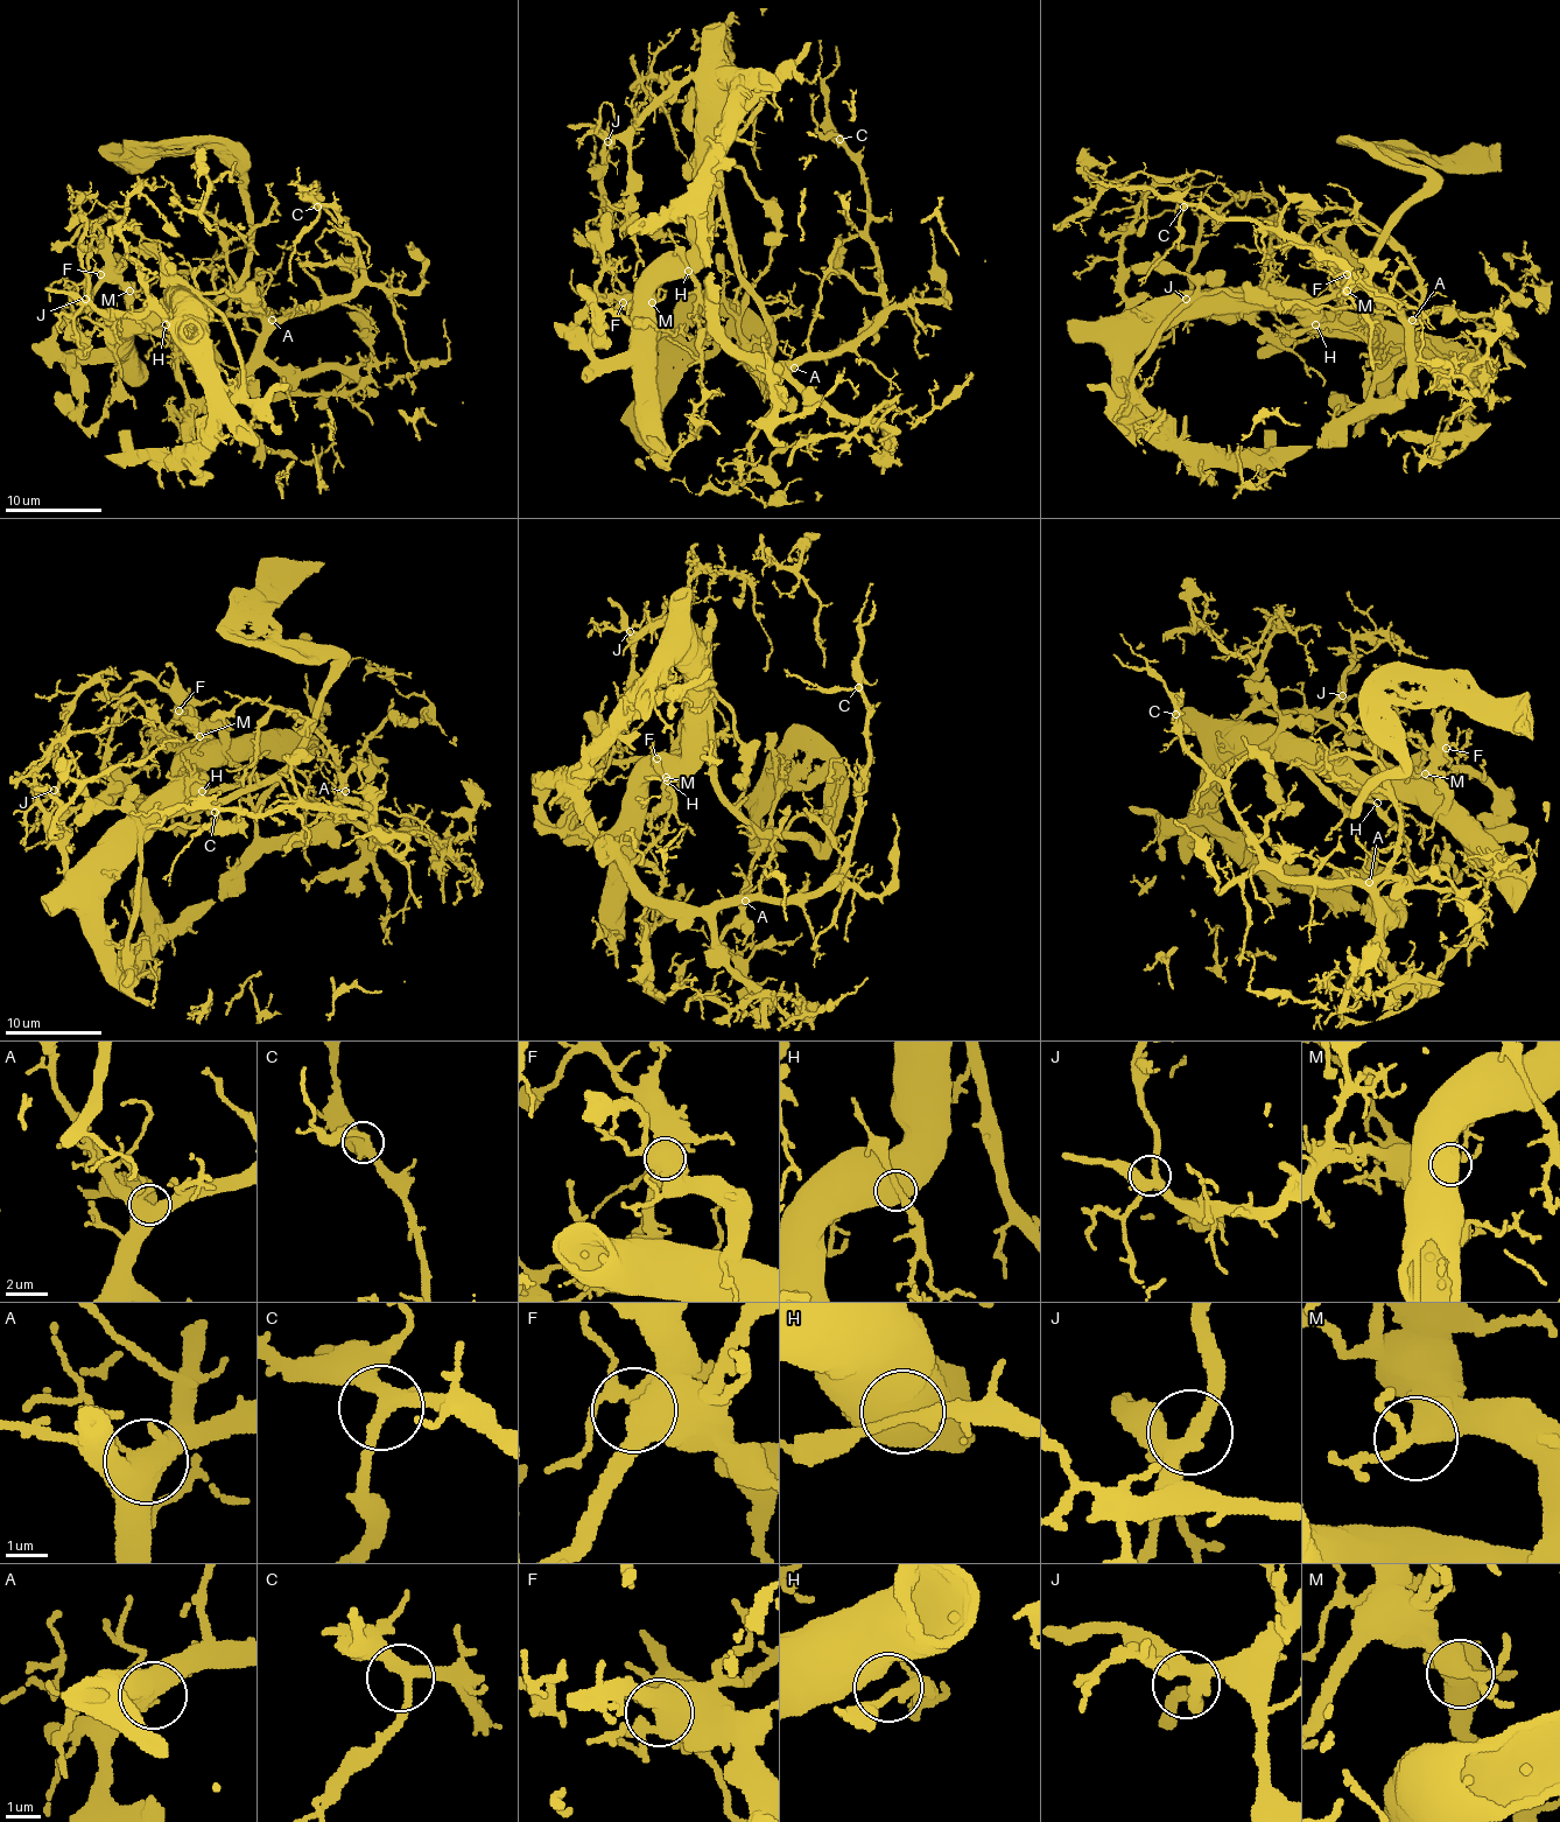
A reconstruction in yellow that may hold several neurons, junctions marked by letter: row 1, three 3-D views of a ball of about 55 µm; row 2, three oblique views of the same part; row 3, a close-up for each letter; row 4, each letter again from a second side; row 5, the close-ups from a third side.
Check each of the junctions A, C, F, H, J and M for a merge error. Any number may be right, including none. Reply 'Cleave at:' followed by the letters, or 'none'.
Cleave at: none

